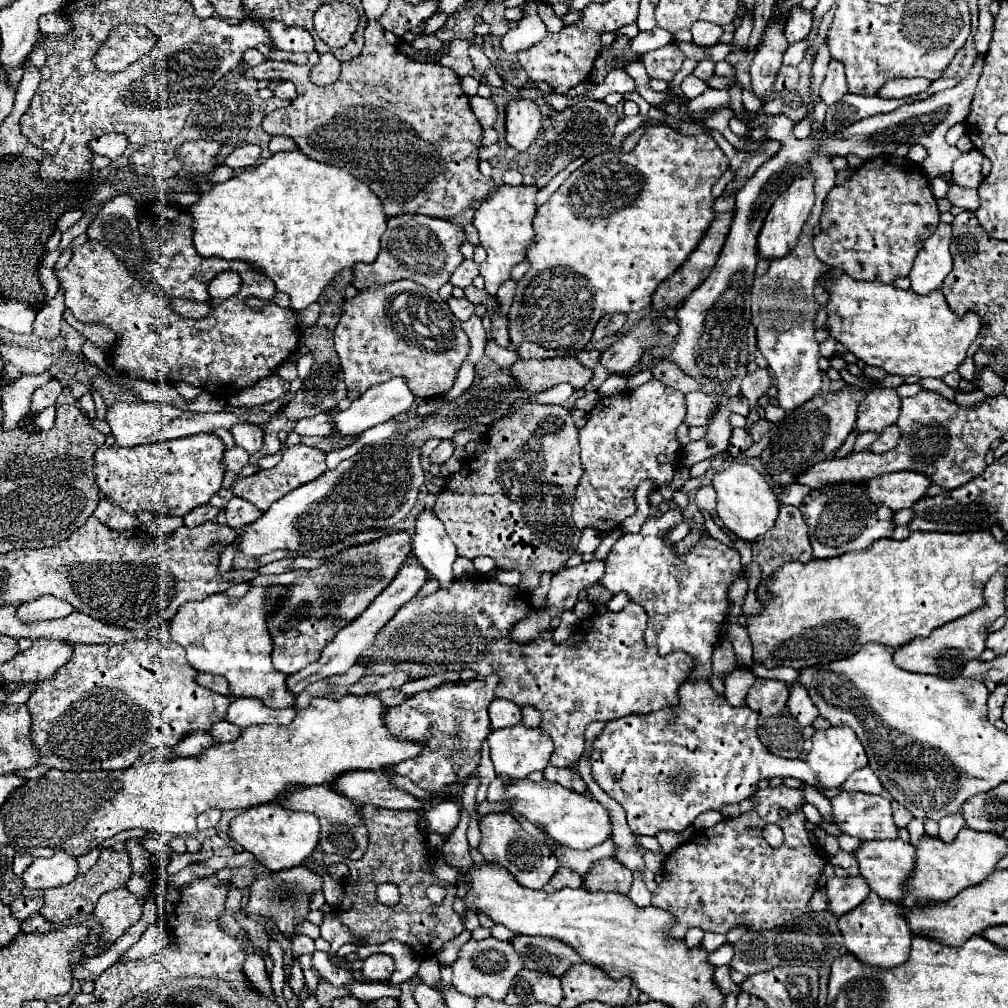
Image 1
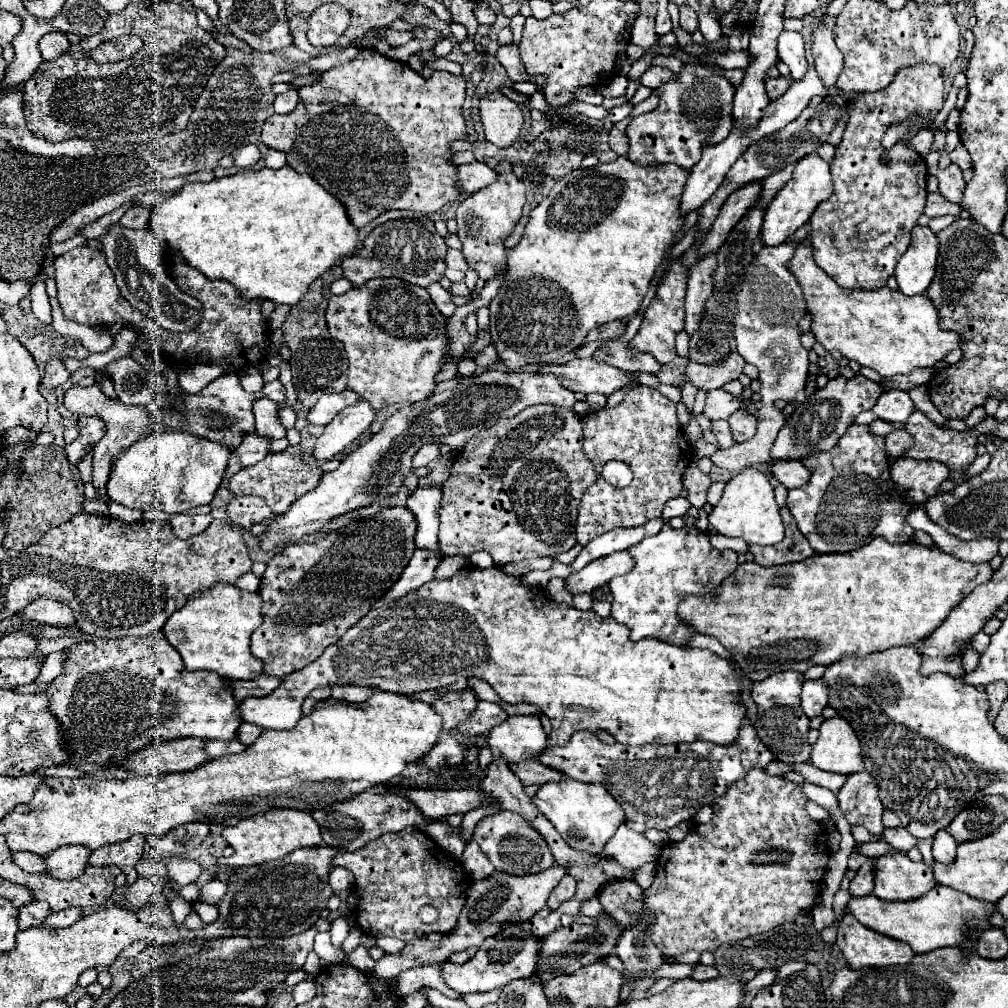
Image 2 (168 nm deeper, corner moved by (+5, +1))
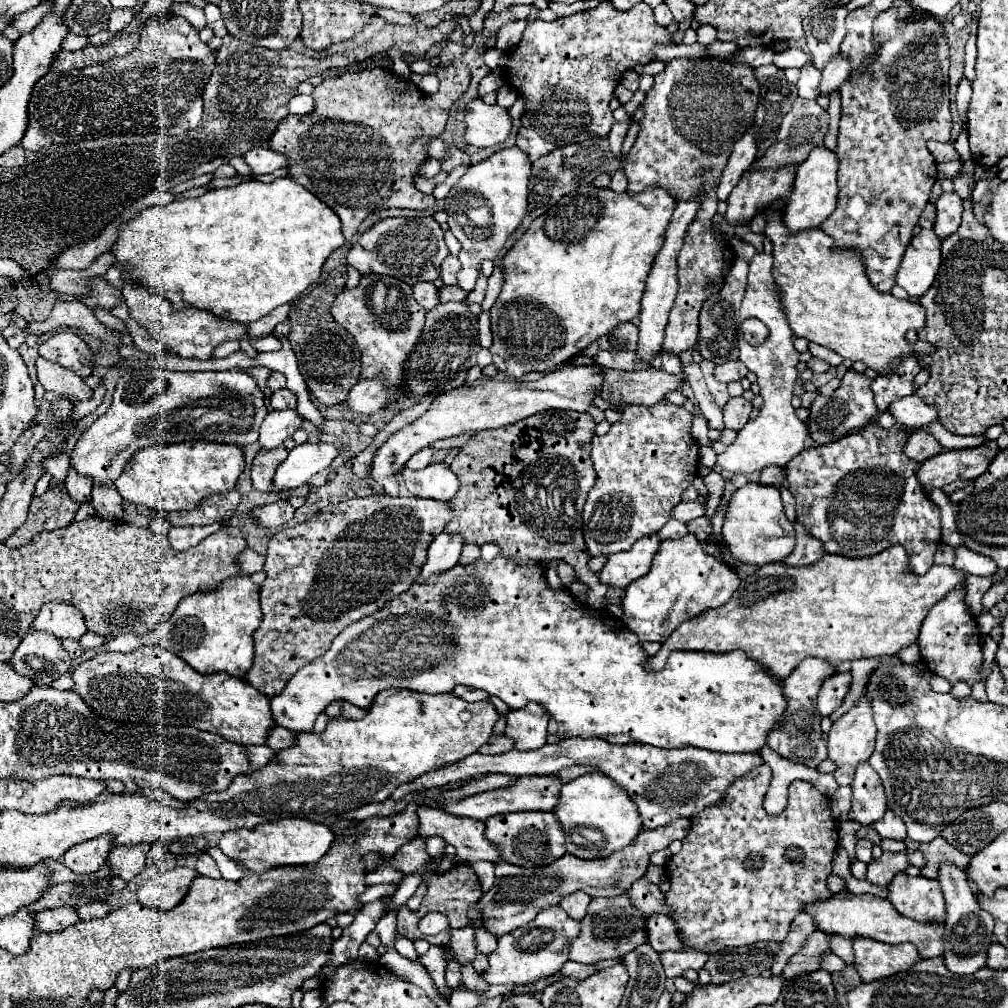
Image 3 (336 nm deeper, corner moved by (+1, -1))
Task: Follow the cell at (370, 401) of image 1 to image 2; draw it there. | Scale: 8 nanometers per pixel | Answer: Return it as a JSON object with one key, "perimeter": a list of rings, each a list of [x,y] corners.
{"perimeter":[[[362,400],[352,408],[344,408],[324,430],[324,434],[316,440],[312,448],[312,458],[316,460],[330,460],[332,456],[340,454],[350,442],[354,442],[374,420],[376,410]]]}

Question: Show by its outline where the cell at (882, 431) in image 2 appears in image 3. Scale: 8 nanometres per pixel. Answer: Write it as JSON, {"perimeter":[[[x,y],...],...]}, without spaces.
{"perimeter":[[[938,420],[936,422],[930,422],[928,426],[922,426],[922,428],[926,428],[944,446],[944,450],[972,448],[972,446],[978,446],[978,444],[984,442],[984,436],[958,436],[958,434],[952,434]]]}

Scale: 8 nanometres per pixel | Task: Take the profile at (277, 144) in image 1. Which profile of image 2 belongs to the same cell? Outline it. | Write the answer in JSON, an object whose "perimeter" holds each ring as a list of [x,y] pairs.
{"perimeter":[[[268,150],[266,152],[266,166],[272,170],[278,170],[286,164],[286,154],[278,152],[278,150]]]}

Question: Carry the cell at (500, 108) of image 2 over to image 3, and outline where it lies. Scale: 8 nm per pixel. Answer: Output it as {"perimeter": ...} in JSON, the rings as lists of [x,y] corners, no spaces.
{"perimeter":[[[476,98],[466,104],[466,142],[472,146],[502,144],[512,130],[512,118],[506,108],[486,104]]]}

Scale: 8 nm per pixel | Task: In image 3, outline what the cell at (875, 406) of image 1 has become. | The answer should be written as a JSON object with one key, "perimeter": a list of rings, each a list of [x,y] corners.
{"perimeter":[[[916,394],[900,398],[888,406],[888,412],[896,418],[902,426],[924,426],[938,418],[936,408],[924,404],[924,400]]]}

